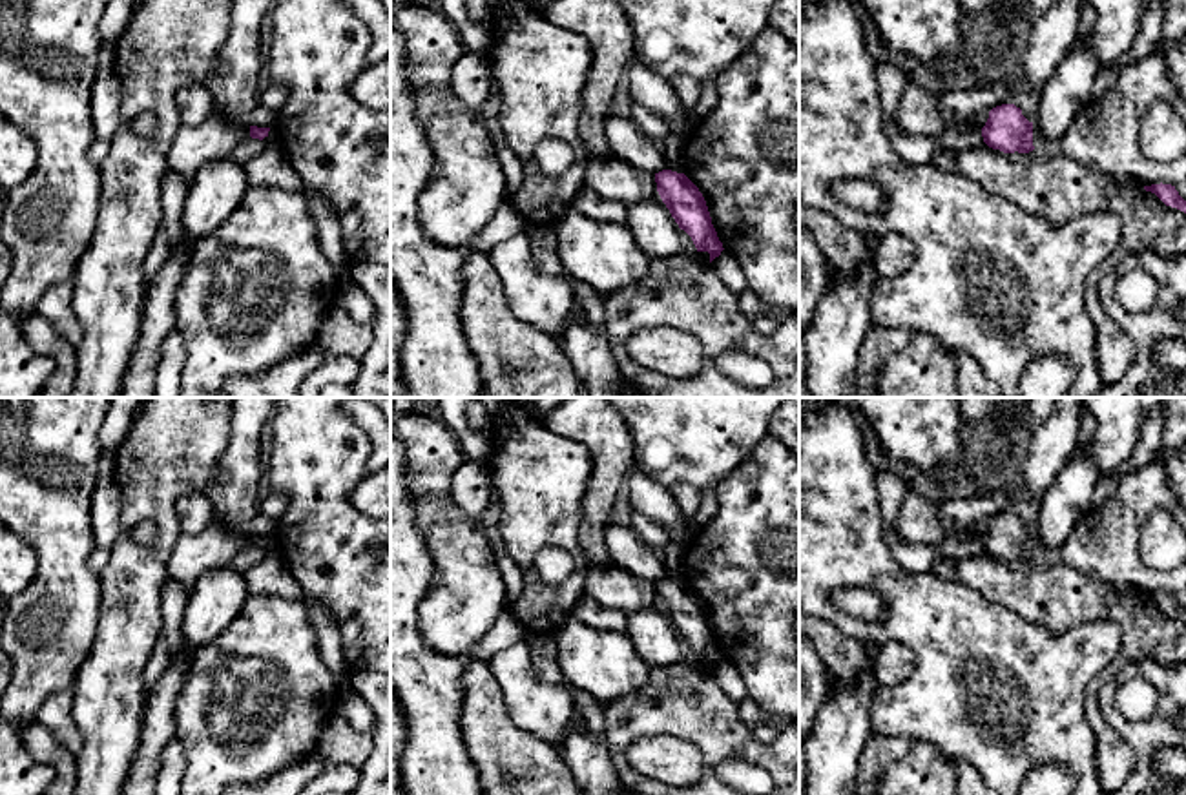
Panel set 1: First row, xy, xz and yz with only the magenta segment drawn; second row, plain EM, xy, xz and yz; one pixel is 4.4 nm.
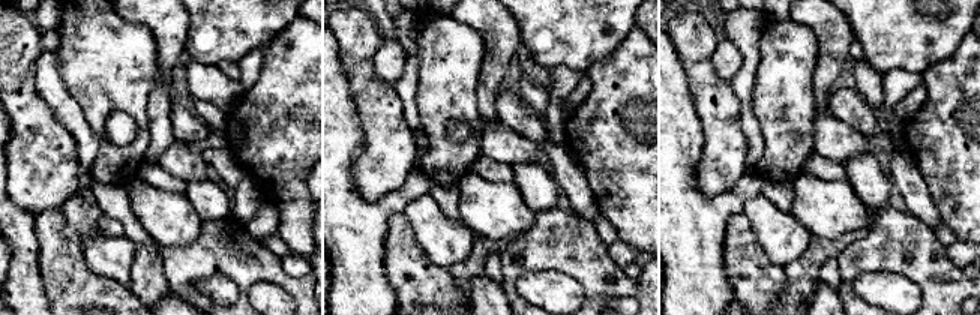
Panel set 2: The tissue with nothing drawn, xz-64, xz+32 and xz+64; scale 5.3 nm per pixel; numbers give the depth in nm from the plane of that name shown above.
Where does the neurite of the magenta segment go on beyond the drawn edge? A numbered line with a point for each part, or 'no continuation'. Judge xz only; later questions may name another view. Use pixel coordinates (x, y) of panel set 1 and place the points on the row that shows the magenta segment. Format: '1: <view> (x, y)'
1: xz (628, 143)

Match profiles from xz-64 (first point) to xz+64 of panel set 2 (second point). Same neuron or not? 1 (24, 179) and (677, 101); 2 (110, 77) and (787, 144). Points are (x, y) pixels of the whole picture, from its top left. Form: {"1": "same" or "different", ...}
{"1": "different", "2": "same"}

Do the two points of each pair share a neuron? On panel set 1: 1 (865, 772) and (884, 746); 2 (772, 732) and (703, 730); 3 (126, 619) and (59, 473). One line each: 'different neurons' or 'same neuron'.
1: same neuron
2: different neurons
3: different neurons

